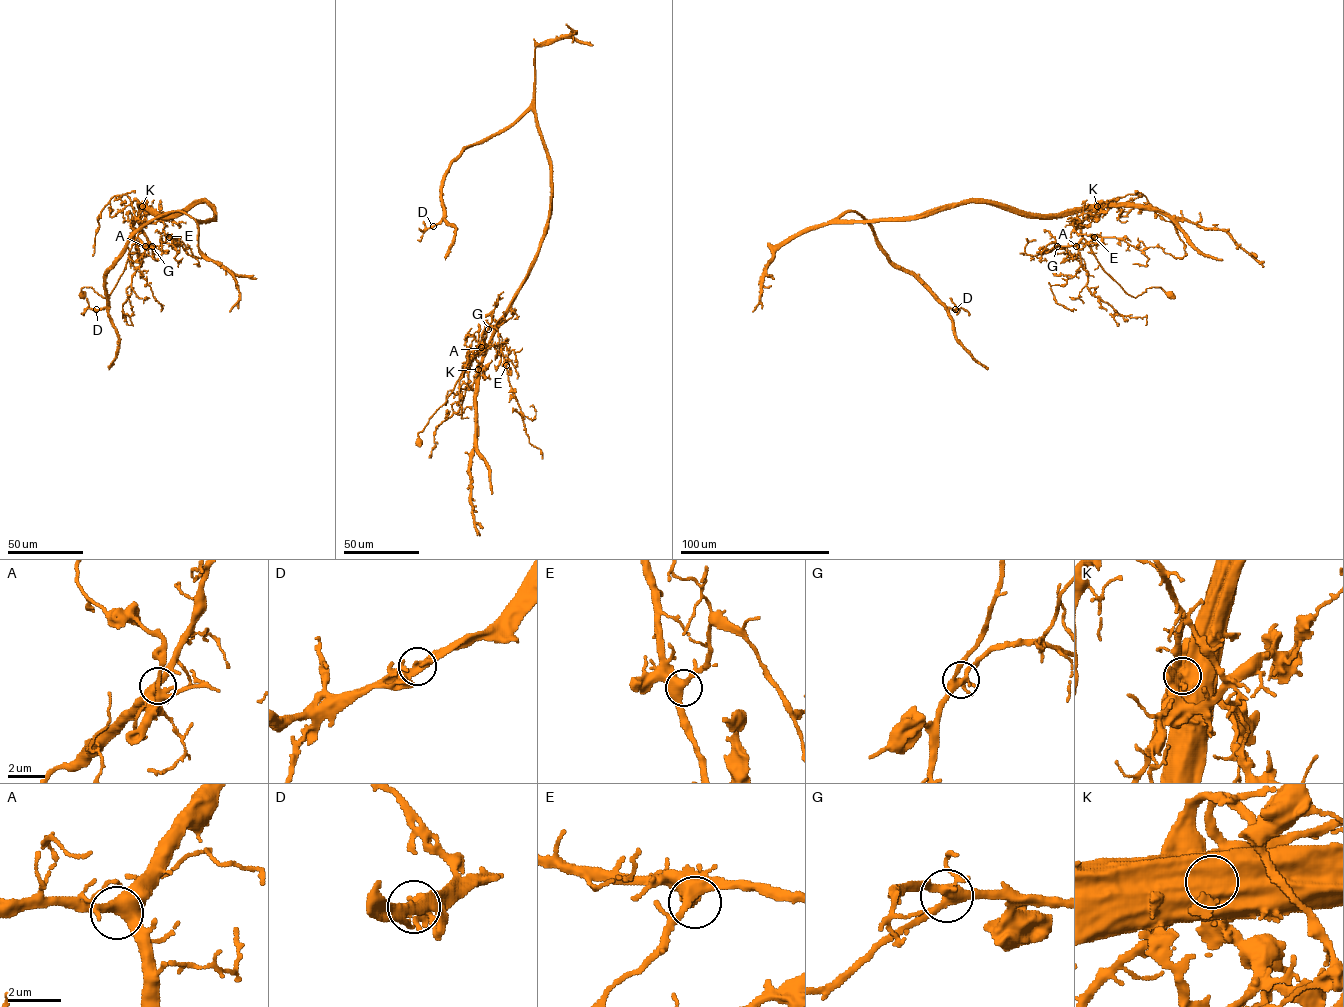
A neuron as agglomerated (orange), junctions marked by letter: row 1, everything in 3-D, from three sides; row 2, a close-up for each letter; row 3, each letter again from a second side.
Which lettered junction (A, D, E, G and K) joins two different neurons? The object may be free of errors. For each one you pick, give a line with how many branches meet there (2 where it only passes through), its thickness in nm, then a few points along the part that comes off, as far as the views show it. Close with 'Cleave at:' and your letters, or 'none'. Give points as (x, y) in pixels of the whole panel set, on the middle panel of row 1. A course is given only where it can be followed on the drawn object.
K: 4 branches meet; 700 nm thick; foreign part runs (478, 369), (475, 357), (478, 352), (485, 346), (500, 345), (529, 441), (540, 450), (541, 456)
Cleave at: K

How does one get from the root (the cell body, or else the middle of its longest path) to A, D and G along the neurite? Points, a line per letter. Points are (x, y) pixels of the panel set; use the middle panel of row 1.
A: (420, 441), (417, 434), (445, 402), (466, 364), (481, 347)
D: (420, 441), (477, 352), (479, 367), (539, 248), (550, 160), (531, 109), (451, 162), (443, 216), (433, 226)
G: (420, 441), (417, 434), (445, 402), (466, 364), (482, 346), (488, 329)

